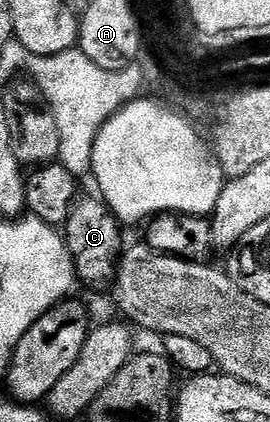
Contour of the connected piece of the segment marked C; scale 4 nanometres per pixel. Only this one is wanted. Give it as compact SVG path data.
M76 197L67 211L65 223L65 241L71 258L75 261L75 273L78 281L87 286L103 286L107 281L114 279L117 267L124 249L123 238L119 235L121 223L102 197L95 198Z

